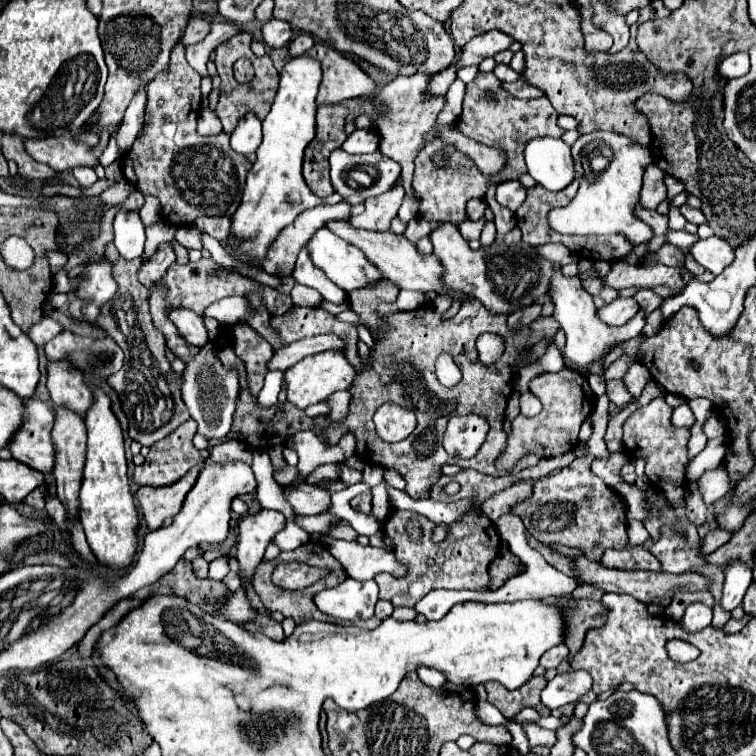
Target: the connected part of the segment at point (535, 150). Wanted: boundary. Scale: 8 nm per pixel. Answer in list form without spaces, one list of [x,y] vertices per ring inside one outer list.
[[[554,137],[532,139],[526,149],[528,173],[548,191],[562,191],[574,181],[574,159],[570,145]]]

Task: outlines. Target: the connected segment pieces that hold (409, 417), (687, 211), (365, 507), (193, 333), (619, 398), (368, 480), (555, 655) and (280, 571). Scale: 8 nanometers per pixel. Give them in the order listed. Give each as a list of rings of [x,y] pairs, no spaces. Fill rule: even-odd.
[[[384,403],[374,415],[374,423],[376,423],[376,433],[384,441],[396,443],[406,439],[414,431],[416,417],[414,411],[400,409],[400,405],[394,403]]]
[[[682,205],[680,211],[682,211],[682,215],[684,215],[690,223],[694,223],[694,225],[706,223],[706,217],[704,217],[704,213],[702,213],[700,209],[694,209],[694,207],[690,207],[690,205]]]
[[[366,491],[366,493],[356,495],[354,499],[350,499],[350,505],[352,505],[352,509],[356,509],[356,511],[370,513],[370,509],[372,509],[372,493]]]
[[[172,309],[168,313],[168,319],[176,325],[178,333],[186,339],[188,345],[204,345],[210,341],[202,315],[194,313],[190,309]]]
[[[610,379],[606,383],[606,393],[610,397],[612,403],[616,403],[618,407],[628,405],[634,397],[630,397],[630,391],[626,389],[626,385],[622,385],[622,379]]]
[[[366,465],[362,471],[362,483],[366,483],[368,487],[376,487],[378,483],[384,481],[384,469],[382,467],[374,467],[374,465]]]
[[[562,643],[562,645],[556,645],[550,651],[546,651],[540,659],[540,665],[546,669],[552,669],[552,667],[558,667],[566,657],[568,657],[568,647]]]
[[[298,561],[278,563],[272,573],[274,585],[278,585],[282,589],[304,589],[322,577],[326,577],[326,569],[310,567],[310,565],[298,563]]]

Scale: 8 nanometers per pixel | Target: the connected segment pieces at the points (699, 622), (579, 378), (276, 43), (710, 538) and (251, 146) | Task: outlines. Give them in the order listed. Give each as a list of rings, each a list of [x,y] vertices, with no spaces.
[[[690,603],[680,619],[680,625],[688,631],[688,633],[696,633],[704,627],[708,627],[712,621],[712,609],[706,607],[704,603]]]
[[[564,367],[558,373],[546,373],[534,377],[530,381],[530,391],[542,401],[542,411],[536,417],[518,415],[512,421],[508,447],[502,453],[502,457],[496,461],[500,471],[512,469],[514,463],[528,453],[536,453],[540,457],[552,457],[574,449],[578,445],[580,425],[588,419],[588,415],[596,407],[596,397],[588,385],[588,379],[570,367]]]
[[[270,19],[268,23],[264,23],[262,39],[270,47],[286,47],[288,41],[292,39],[292,29],[290,29],[290,25],[286,21]]]
[[[720,529],[710,531],[710,533],[702,539],[702,543],[700,543],[700,553],[702,553],[702,555],[708,555],[708,553],[716,551],[716,549],[722,547],[730,537],[732,537],[732,533],[728,533],[728,531],[720,531]]]
[[[248,113],[246,117],[240,119],[238,127],[232,131],[232,137],[230,137],[230,147],[236,151],[236,153],[254,153],[262,143],[262,123],[256,115]]]

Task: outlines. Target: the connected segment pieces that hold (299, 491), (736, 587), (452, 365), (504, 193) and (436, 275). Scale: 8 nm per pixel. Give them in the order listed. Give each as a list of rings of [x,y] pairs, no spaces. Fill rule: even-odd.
[[[308,483],[284,487],[284,497],[292,503],[296,515],[318,515],[332,507],[330,493]]]
[[[732,561],[726,569],[724,569],[724,591],[722,591],[722,609],[724,611],[734,611],[742,599],[744,599],[744,593],[746,589],[750,587],[752,583],[752,569],[750,565],[742,563],[742,561]]]
[[[442,353],[436,361],[436,377],[438,381],[447,388],[455,386],[462,378],[460,373],[460,367],[458,363],[454,361],[452,355],[448,353]]]
[[[504,181],[496,187],[496,201],[510,209],[516,211],[526,199],[526,189],[520,185],[520,181]]]
[[[330,221],[328,229],[332,233],[336,233],[338,237],[342,237],[344,241],[362,249],[366,253],[366,257],[384,273],[384,277],[388,281],[392,281],[394,285],[398,285],[400,289],[436,293],[436,295],[444,295],[444,297],[450,297],[452,301],[460,301],[460,303],[470,299],[470,295],[464,295],[462,291],[456,291],[456,289],[448,289],[448,285],[442,285],[442,265],[440,265],[438,257],[434,257],[434,253],[422,255],[416,249],[416,245],[412,241],[408,241],[404,235],[396,235],[392,231],[374,233],[374,231],[364,231],[364,229],[352,229],[348,225],[348,221]]]

